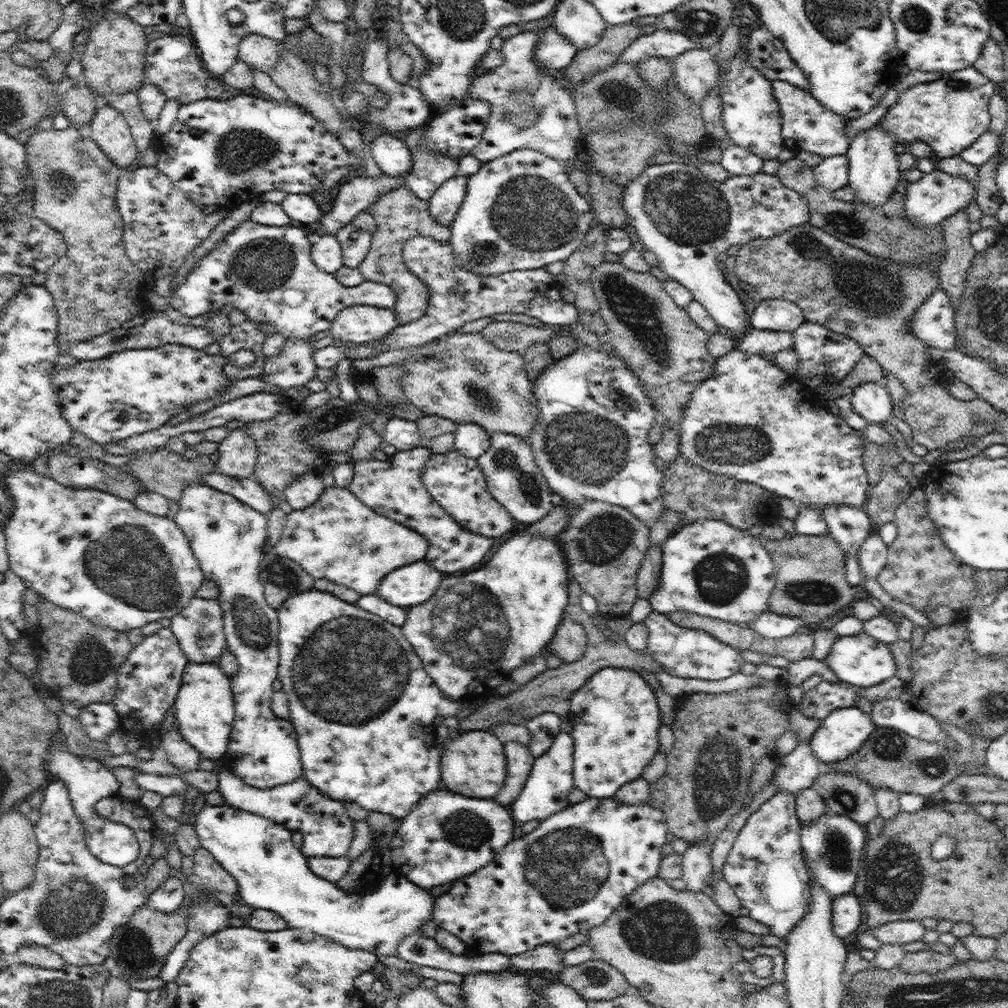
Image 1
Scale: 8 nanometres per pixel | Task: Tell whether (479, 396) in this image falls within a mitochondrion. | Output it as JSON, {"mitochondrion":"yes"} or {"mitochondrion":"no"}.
{"mitochondrion":"yes"}

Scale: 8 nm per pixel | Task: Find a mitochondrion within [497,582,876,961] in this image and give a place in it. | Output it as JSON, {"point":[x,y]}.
{"point":[567,866]}

